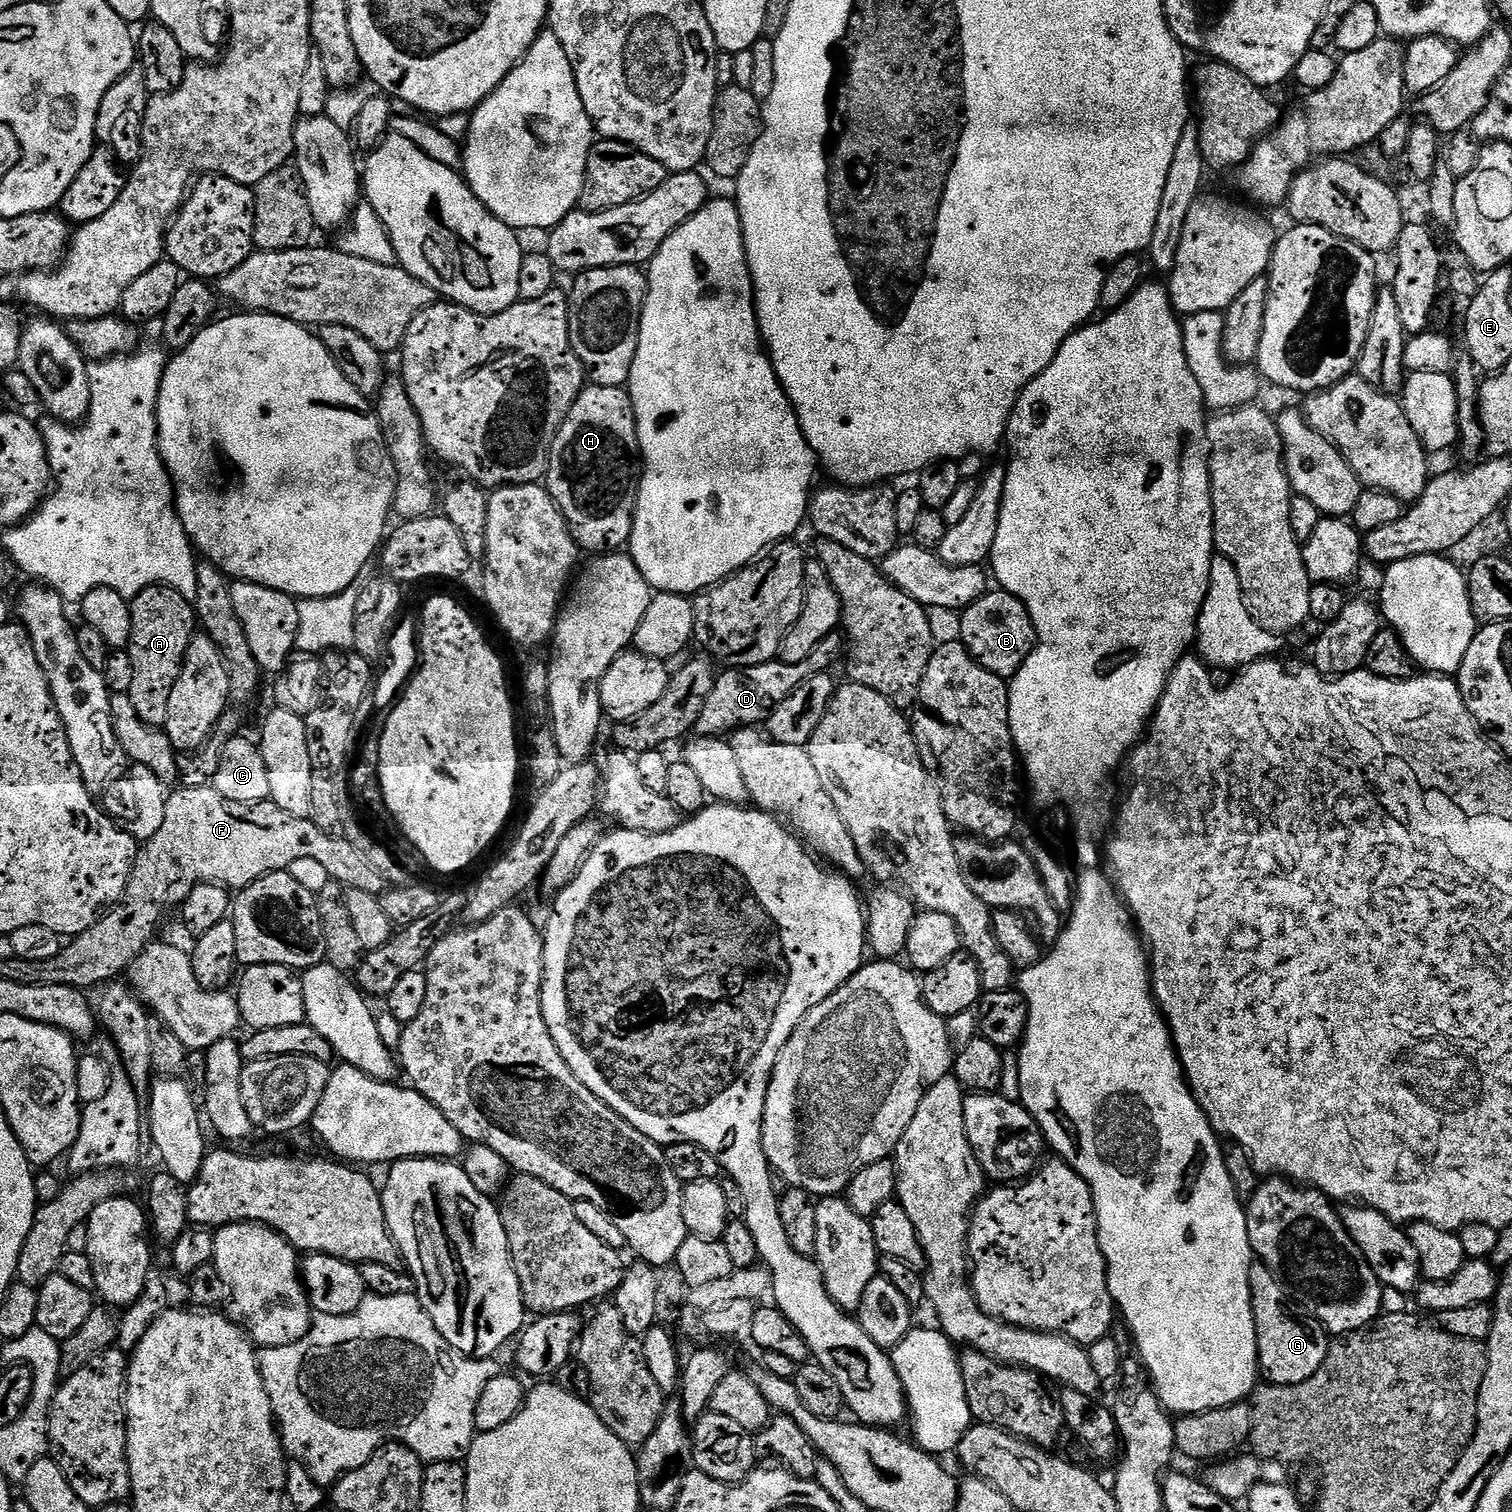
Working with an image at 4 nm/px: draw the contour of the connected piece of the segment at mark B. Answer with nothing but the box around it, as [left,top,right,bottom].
[959,590,1036,682]

